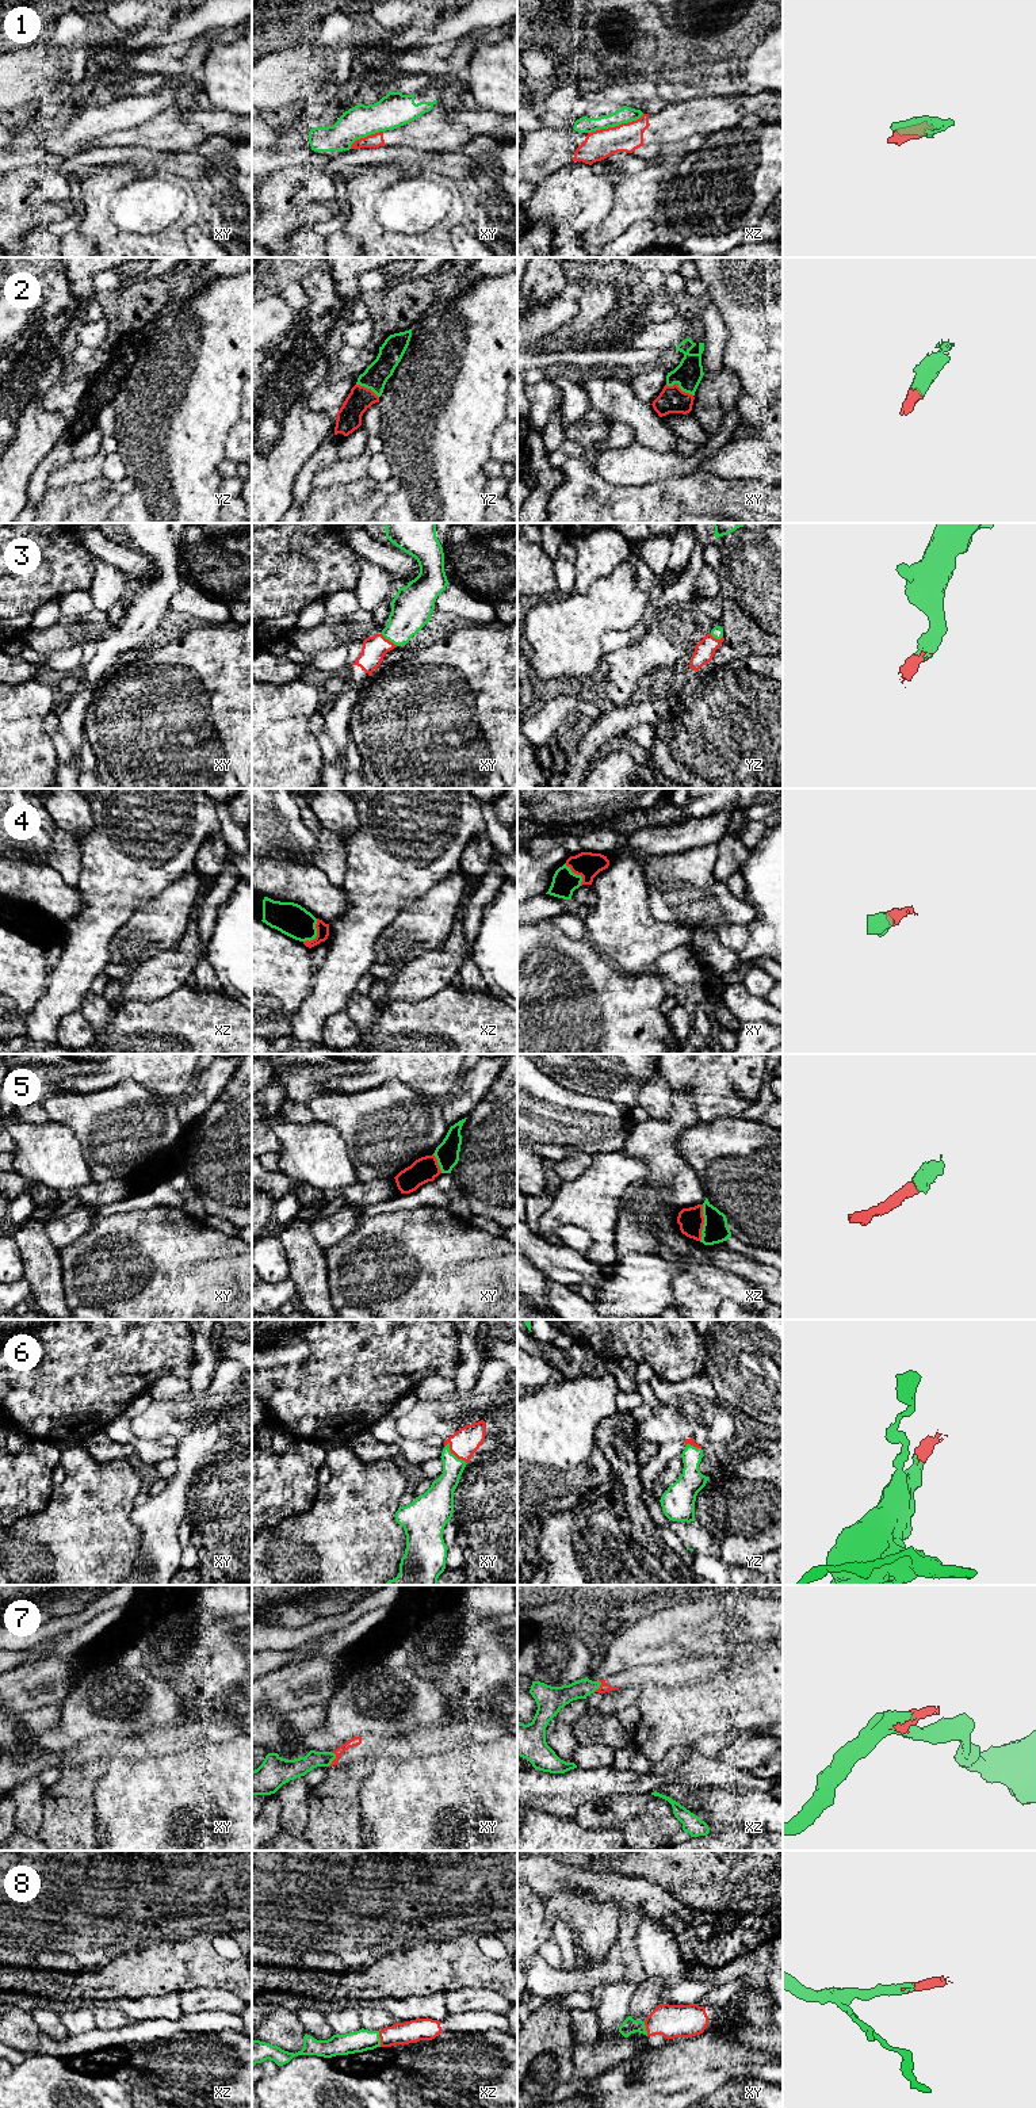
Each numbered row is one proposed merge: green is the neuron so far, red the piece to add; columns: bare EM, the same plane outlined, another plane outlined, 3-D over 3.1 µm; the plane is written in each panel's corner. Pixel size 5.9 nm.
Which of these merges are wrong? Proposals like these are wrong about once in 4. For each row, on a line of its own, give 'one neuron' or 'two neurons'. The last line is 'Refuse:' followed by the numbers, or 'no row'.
1: two neurons
2: one neuron
3: one neuron
4: one neuron
5: one neuron
6: one neuron
7: one neuron
8: one neuron
Refuse: 1

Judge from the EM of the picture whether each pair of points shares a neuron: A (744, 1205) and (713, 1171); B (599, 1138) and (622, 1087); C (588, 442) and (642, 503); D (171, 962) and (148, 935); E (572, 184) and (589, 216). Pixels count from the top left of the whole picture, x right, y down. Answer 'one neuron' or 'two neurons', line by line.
A: one neuron
B: two neurons
C: two neurons
D: two neurons
E: one neuron

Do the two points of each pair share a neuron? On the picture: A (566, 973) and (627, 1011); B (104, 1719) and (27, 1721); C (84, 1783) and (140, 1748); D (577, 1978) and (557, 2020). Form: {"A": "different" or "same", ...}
{"A": "same", "B": "different", "C": "different", "D": "different"}

